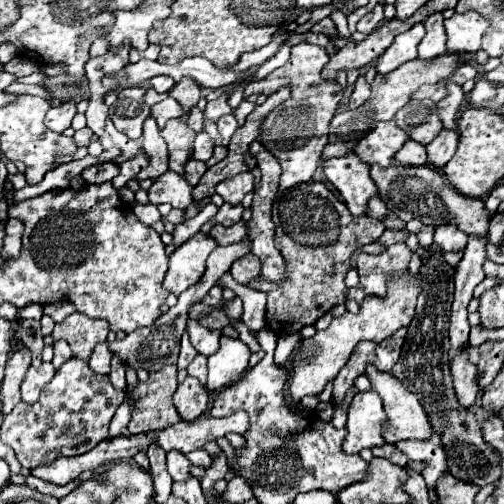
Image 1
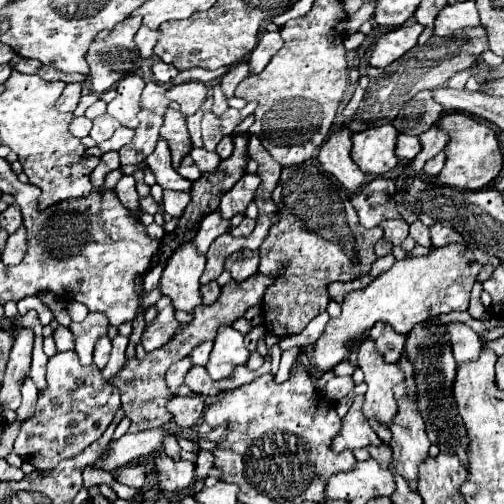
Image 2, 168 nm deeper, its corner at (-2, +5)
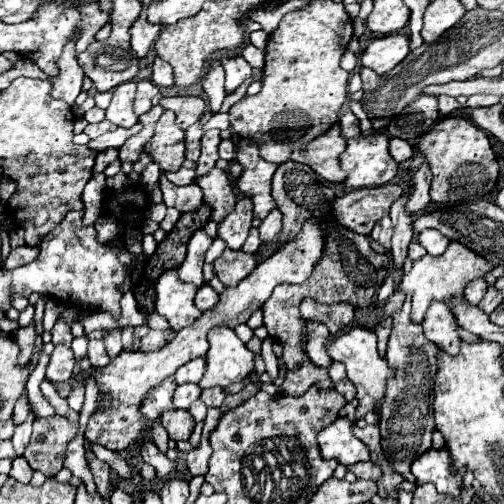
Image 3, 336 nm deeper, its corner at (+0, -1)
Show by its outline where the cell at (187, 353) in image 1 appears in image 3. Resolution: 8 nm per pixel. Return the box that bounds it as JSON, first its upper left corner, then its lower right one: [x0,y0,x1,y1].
[142,376,176,422]

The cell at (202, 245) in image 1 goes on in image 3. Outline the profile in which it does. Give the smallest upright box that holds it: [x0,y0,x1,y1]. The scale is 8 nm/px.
[156,270,202,332]

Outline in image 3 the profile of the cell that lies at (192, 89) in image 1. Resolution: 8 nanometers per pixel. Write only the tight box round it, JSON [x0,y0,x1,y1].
[160,96,206,130]

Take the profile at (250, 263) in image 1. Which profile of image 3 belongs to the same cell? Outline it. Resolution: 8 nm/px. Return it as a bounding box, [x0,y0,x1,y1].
[214,248,258,286]

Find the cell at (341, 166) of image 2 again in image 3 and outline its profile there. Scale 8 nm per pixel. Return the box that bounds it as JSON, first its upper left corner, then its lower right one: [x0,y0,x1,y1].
[290,124,346,184]

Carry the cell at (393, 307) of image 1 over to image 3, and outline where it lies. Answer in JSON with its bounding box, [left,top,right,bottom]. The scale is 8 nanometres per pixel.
[374,242,494,324]

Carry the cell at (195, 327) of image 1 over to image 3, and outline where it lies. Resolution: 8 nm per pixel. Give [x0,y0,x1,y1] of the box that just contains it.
[174,358,206,384]

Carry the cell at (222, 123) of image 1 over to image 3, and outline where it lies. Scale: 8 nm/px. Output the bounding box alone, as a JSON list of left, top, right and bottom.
[202,60,226,114]

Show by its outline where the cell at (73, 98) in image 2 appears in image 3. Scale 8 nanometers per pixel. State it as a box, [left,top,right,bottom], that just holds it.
[52,44,84,106]

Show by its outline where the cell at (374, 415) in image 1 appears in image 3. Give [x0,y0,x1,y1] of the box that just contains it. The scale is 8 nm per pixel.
[318,418,370,464]

